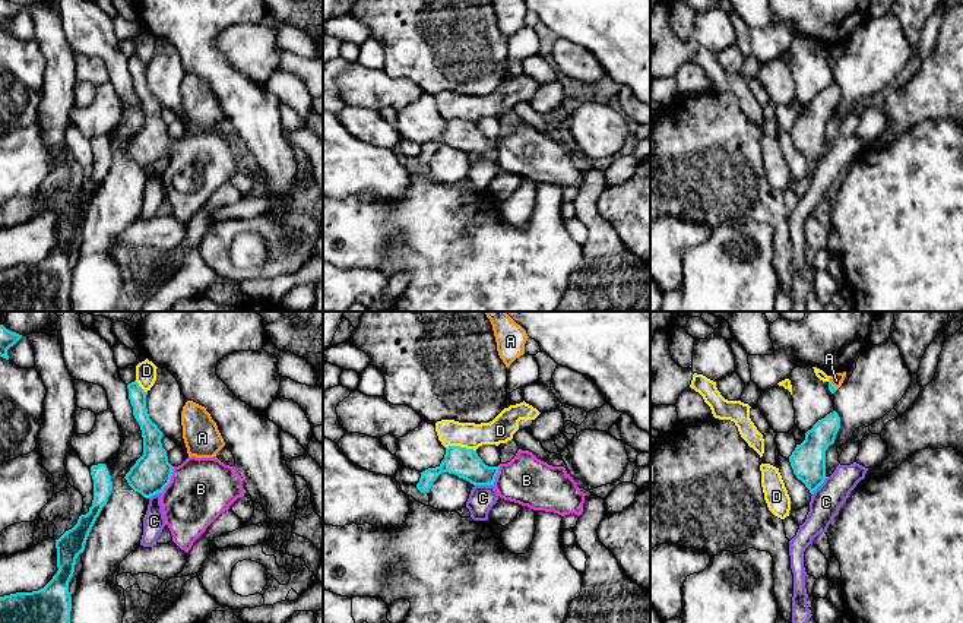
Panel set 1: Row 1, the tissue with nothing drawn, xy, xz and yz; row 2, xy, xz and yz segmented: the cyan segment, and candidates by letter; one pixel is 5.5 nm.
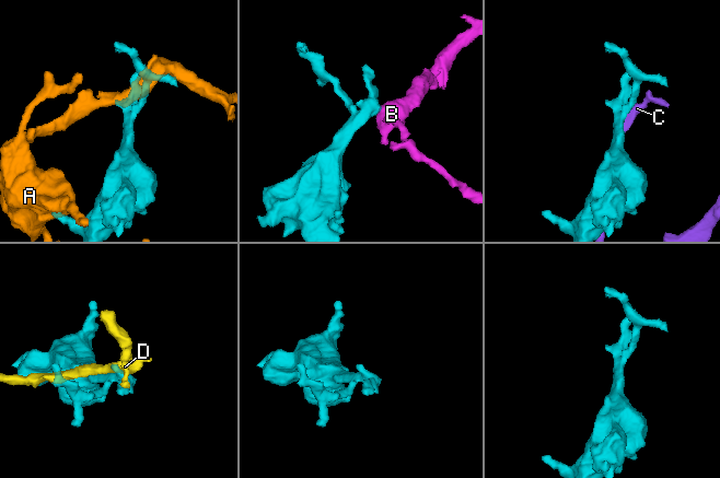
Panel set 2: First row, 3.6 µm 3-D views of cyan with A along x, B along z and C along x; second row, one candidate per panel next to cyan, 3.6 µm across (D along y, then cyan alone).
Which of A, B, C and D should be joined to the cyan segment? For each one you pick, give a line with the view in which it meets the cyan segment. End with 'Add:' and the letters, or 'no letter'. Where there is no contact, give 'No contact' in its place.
B: Touches cyan in xy
Add: B

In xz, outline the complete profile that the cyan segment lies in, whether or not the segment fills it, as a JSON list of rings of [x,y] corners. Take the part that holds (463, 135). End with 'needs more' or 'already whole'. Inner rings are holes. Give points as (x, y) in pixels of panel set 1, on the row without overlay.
[[[449,118],[438,139],[421,145],[416,161],[428,165],[441,145],[454,146],[473,158],[494,158],[501,171],[533,183],[561,189],[580,189],[583,184],[585,165],[566,140],[548,137],[529,123],[519,121],[510,135],[488,139],[476,123]]] | needs more

